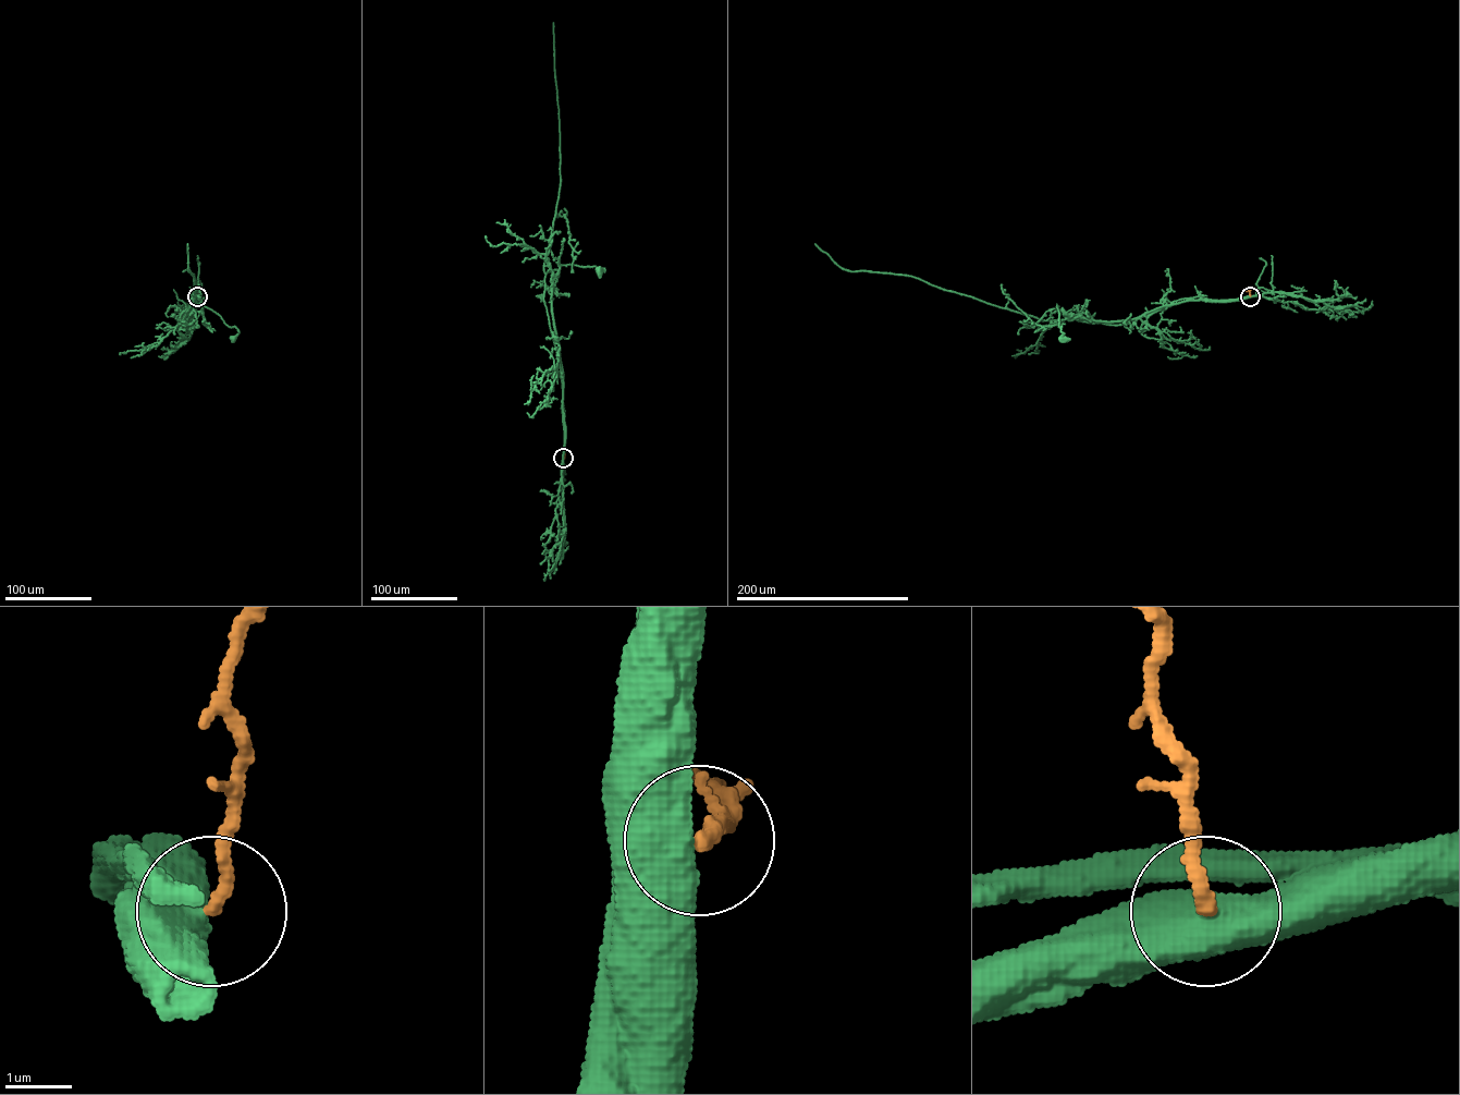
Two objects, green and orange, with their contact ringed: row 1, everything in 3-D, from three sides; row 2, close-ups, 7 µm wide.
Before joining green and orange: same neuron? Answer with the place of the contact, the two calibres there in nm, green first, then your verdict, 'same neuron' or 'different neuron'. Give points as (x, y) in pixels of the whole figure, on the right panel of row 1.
at (1250, 296); 700 nm thick on the green side, 200 nm on the other; same neuron

